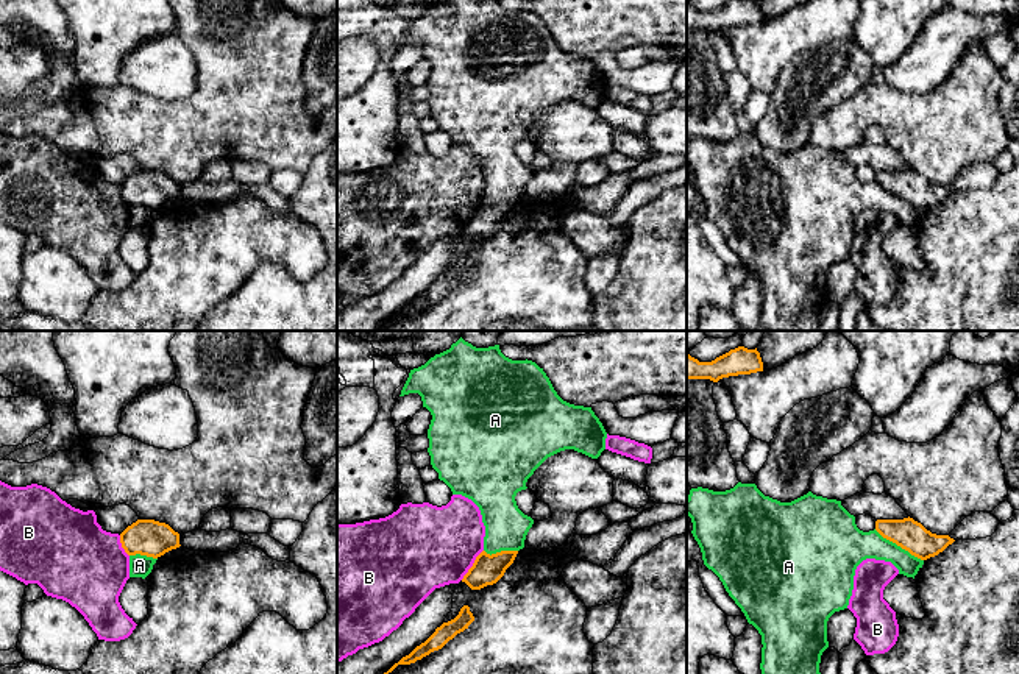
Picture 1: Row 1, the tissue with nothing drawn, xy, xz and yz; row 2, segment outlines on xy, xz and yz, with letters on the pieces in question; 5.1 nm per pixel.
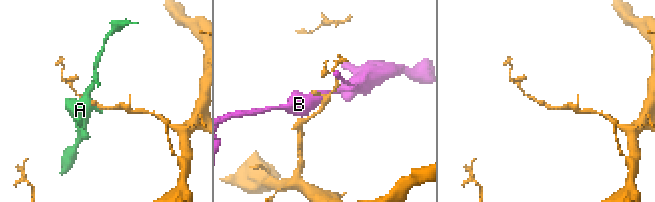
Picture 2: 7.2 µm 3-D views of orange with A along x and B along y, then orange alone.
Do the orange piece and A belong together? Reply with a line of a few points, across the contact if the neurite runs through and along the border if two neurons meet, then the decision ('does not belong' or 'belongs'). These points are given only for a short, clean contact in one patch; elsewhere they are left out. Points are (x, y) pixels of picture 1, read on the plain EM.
line yz (874, 180), (923, 211); does not belong

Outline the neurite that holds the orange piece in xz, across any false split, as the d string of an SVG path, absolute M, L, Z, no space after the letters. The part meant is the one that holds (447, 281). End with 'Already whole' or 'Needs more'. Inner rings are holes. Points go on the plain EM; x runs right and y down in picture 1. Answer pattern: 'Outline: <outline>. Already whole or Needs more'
Outline: M463 256L459 265L443 273L435 282L420 296L417 296L409 306L403 307L398 314L395 314L387 323L379 326L376 331L384 331L389 323L392 323L398 315L410 315L423 307L429 306L434 301L442 300L449 290L453 290L457 284L468 279L468 276L474 271L473 264L468 256Z. Already whole

